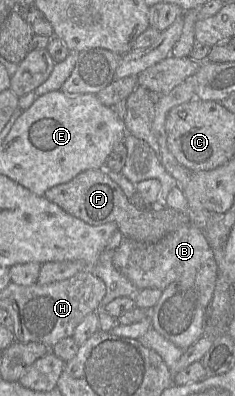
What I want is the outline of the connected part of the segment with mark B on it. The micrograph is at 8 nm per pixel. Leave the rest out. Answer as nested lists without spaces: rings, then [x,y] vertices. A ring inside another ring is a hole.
[[[189,223],[168,234],[156,243],[147,244],[123,238],[113,255],[114,267],[138,289],[164,290],[169,284],[185,279],[194,279],[200,294],[200,303],[208,309],[218,279],[218,265],[214,250],[202,230]]]

